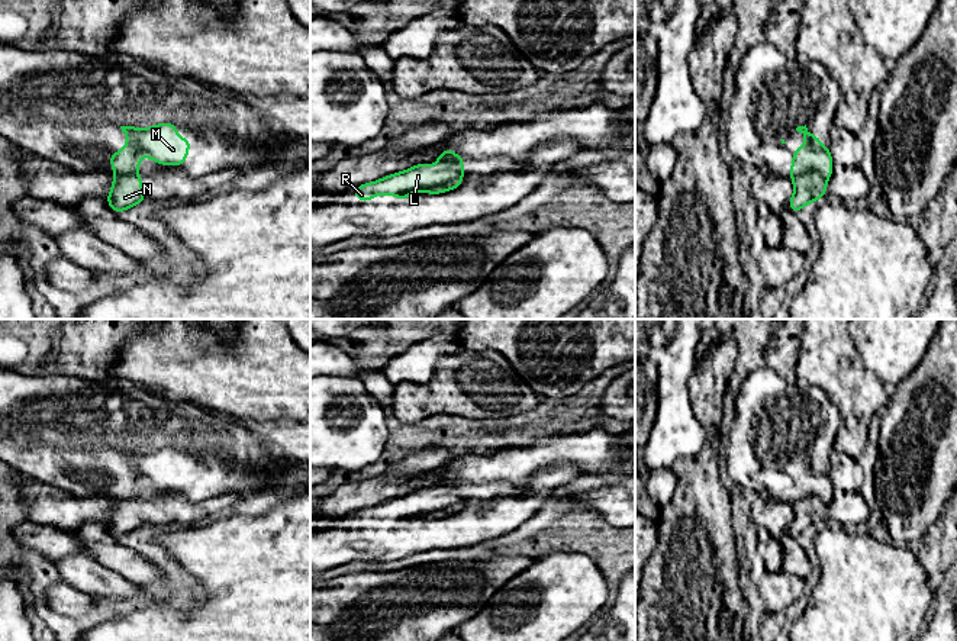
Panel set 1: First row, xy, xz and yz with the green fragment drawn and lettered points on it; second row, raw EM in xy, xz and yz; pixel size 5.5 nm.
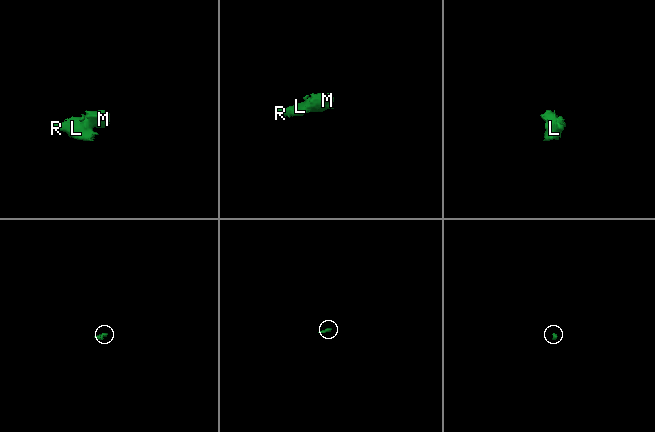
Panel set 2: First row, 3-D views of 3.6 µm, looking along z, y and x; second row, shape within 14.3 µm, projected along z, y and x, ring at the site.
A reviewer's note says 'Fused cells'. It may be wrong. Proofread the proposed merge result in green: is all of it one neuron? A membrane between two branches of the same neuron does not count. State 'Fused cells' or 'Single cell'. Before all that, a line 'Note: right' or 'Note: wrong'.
Note: right
Fused cells

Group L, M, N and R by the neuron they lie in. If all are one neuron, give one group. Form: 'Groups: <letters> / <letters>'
Groups: L N R / M

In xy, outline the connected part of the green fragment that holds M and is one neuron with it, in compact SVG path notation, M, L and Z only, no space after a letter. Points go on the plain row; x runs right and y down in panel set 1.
M158 448L146 454L120 451L120 454L126 458L128 468L107 483L117 502L136 499L144 479L161 490L183 490L187 484L191 464L186 461L180 466L175 448Z

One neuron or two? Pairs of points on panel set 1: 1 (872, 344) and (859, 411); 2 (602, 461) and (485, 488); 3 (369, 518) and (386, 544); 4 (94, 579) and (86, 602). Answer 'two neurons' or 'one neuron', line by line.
1: two neurons
2: two neurons
3: one neuron
4: one neuron

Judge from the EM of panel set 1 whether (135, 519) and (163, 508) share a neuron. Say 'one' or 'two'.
one

